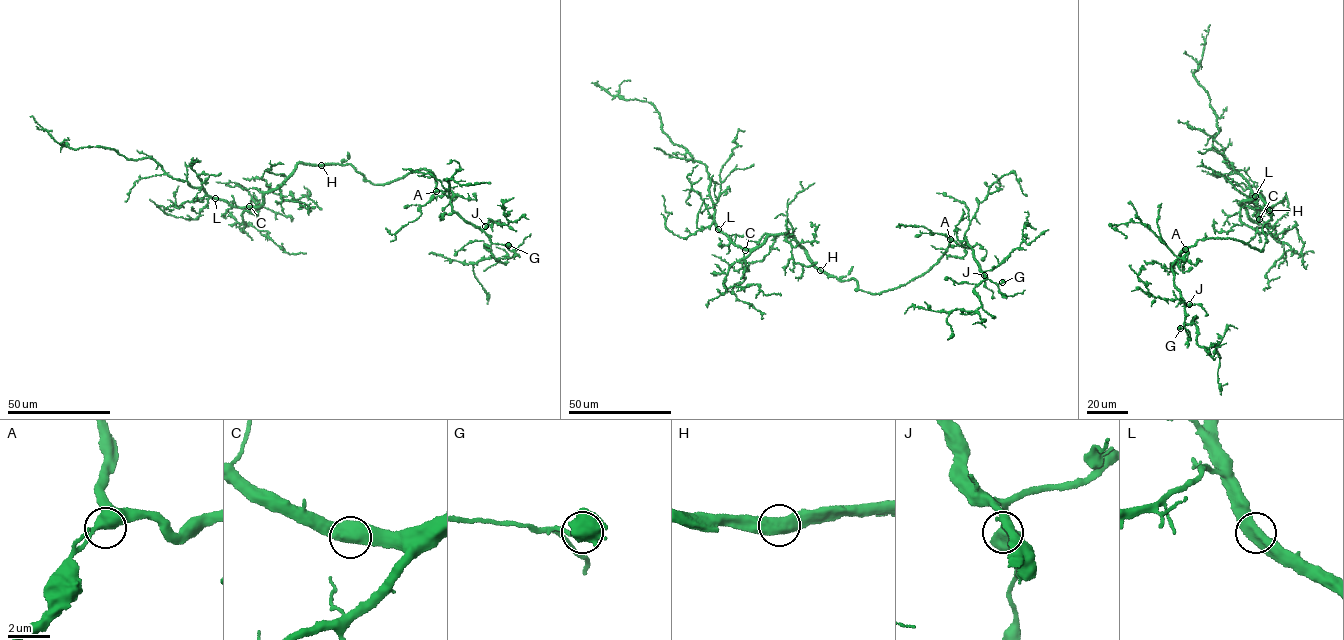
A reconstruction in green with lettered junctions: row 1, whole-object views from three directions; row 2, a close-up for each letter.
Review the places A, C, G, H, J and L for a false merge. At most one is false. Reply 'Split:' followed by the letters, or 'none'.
Split: none

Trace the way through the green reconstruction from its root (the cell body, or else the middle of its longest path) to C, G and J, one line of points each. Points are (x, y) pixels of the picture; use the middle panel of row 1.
C: (823, 272), (815, 266), (805, 248), (788, 234), (769, 235), (754, 249), (745, 250)
G: (823, 272), (881, 293), (924, 274), (950, 241), (963, 245), (966, 237), (984, 277), (1002, 282)
J: (823, 272), (881, 293), (924, 274), (950, 241), (963, 245), (966, 237), (984, 275)

